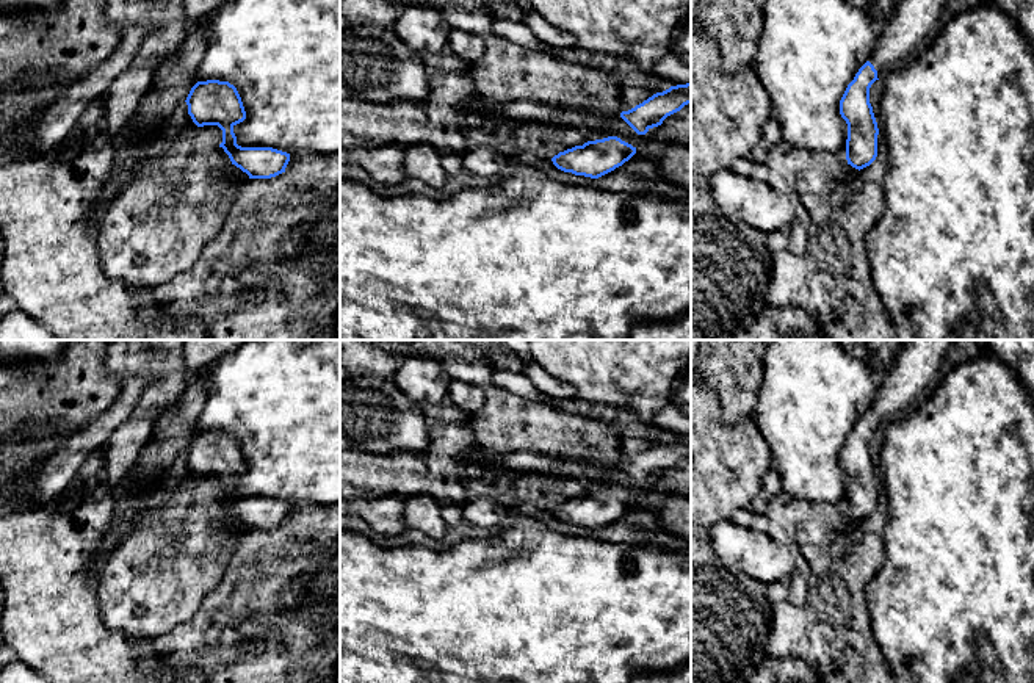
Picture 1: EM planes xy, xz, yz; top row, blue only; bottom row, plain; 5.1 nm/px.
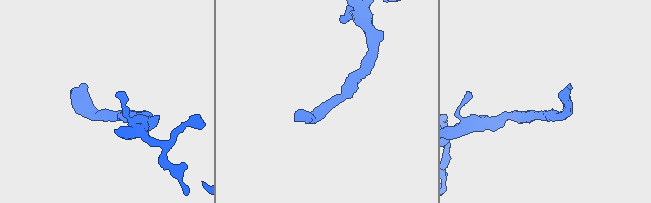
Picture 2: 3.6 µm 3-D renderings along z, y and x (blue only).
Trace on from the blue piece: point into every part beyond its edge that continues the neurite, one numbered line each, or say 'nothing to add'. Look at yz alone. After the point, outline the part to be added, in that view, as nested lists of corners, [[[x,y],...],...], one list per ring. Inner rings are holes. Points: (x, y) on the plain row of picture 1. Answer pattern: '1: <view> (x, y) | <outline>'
1: yz (909, 376) | [[[953,340],[904,342],[870,407],[876,421],[888,421],[895,412],[923,398],[951,343]]]

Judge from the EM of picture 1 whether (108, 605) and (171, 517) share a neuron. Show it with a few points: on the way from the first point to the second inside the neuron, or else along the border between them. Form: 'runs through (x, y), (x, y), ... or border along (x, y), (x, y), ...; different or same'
runs through (130, 583), (171, 539); same

